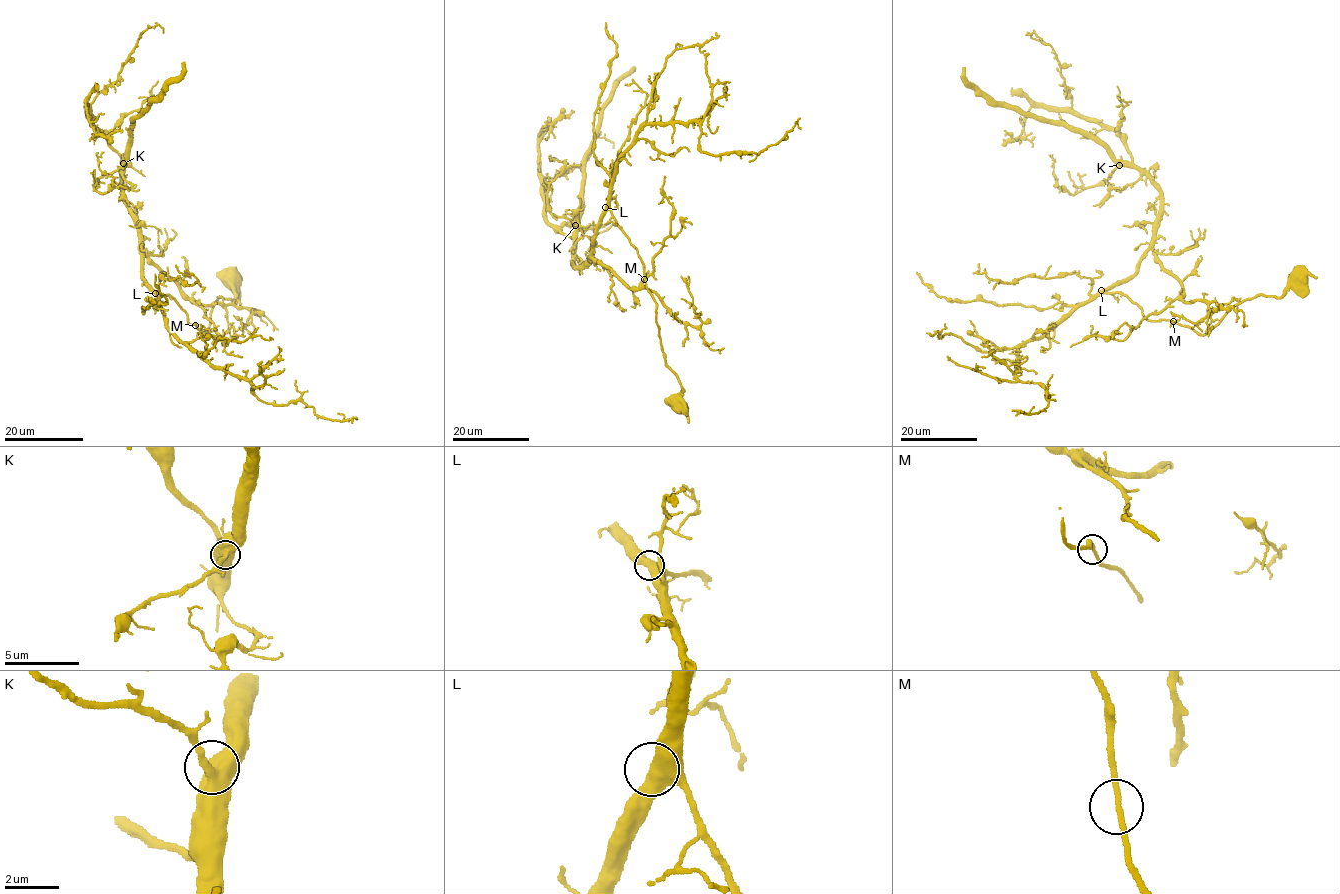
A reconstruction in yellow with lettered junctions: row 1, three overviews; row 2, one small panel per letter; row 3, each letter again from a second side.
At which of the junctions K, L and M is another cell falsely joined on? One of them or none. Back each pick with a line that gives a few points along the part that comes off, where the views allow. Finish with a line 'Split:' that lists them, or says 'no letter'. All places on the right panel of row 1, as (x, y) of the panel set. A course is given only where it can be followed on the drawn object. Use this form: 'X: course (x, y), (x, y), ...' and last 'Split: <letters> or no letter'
Split: no letter

